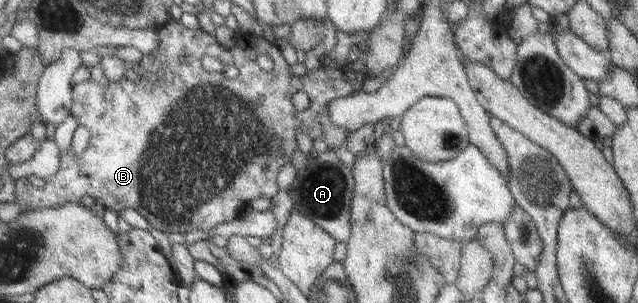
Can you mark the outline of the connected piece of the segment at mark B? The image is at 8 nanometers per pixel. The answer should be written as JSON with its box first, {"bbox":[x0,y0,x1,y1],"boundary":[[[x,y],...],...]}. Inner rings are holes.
{"bbox":[16,20,353,234],"boundary":[[[175,20],[168,22],[165,26],[158,28],[158,35],[160,40],[159,54],[155,57],[146,55],[146,58],[142,61],[141,69],[144,71],[150,71],[156,73],[158,70],[163,69],[164,77],[158,82],[150,82],[145,78],[141,78],[139,82],[130,82],[126,79],[118,82],[109,81],[108,84],[98,84],[96,80],[86,80],[78,84],[73,89],[73,106],[71,109],[71,116],[76,118],[76,121],[80,126],[84,126],[90,132],[89,145],[87,149],[80,155],[75,154],[74,151],[62,151],[62,162],[60,168],[56,172],[55,176],[45,180],[43,189],[30,188],[30,186],[24,182],[17,184],[16,190],[16,204],[21,205],[22,211],[38,210],[38,208],[58,208],[58,206],[64,206],[64,204],[82,204],[82,198],[88,195],[98,203],[102,204],[104,208],[108,210],[114,210],[119,213],[124,208],[132,208],[140,215],[146,218],[147,222],[160,230],[162,233],[167,234],[169,232],[181,232],[186,234],[193,229],[200,230],[212,230],[212,228],[218,227],[218,224],[224,224],[230,222],[236,218],[239,218],[244,206],[250,204],[252,201],[266,197],[271,200],[276,194],[278,194],[278,172],[282,166],[286,166],[288,162],[293,161],[292,152],[298,149],[298,142],[296,142],[296,132],[302,132],[311,137],[312,140],[320,138],[322,142],[325,142],[328,150],[335,150],[338,147],[344,147],[347,144],[347,135],[344,128],[336,128],[331,124],[328,119],[326,108],[327,103],[335,100],[336,98],[343,98],[353,94],[353,88],[345,81],[345,77],[339,69],[330,69],[322,65],[318,69],[306,71],[304,73],[291,72],[290,66],[280,53],[280,48],[276,48],[273,44],[268,43],[268,40],[258,38],[260,40],[244,40],[242,44],[242,38],[238,38],[238,44],[232,46],[232,48],[224,48],[224,44],[220,44],[220,40],[216,40],[216,36],[209,36],[208,32],[204,30],[190,30],[190,28],[184,28],[182,24]],[[296,92],[304,92],[309,98],[309,107],[298,112],[292,104],[292,98]]]}

